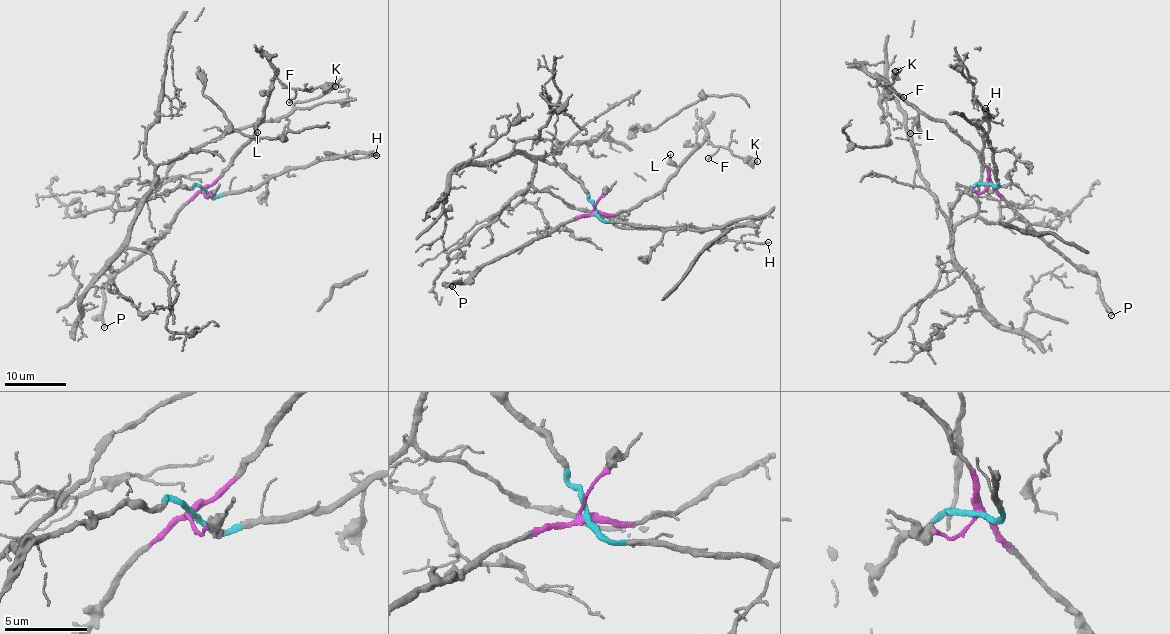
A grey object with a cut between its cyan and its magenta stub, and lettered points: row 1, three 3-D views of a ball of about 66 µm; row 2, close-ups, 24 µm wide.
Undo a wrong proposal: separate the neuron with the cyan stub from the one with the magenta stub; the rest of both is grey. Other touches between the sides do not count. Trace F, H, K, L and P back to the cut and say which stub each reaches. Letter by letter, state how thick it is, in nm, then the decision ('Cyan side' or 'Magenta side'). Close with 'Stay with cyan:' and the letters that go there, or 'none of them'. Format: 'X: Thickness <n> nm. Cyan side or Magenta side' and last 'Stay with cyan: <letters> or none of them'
F: Thickness 150 nm. Magenta side
H: Thickness 200 nm. Cyan side
K: Thickness 280 nm. Magenta side
L: Thickness 140 nm. Magenta side
P: Thickness 260 nm. Magenta side
Stay with cyan: H

